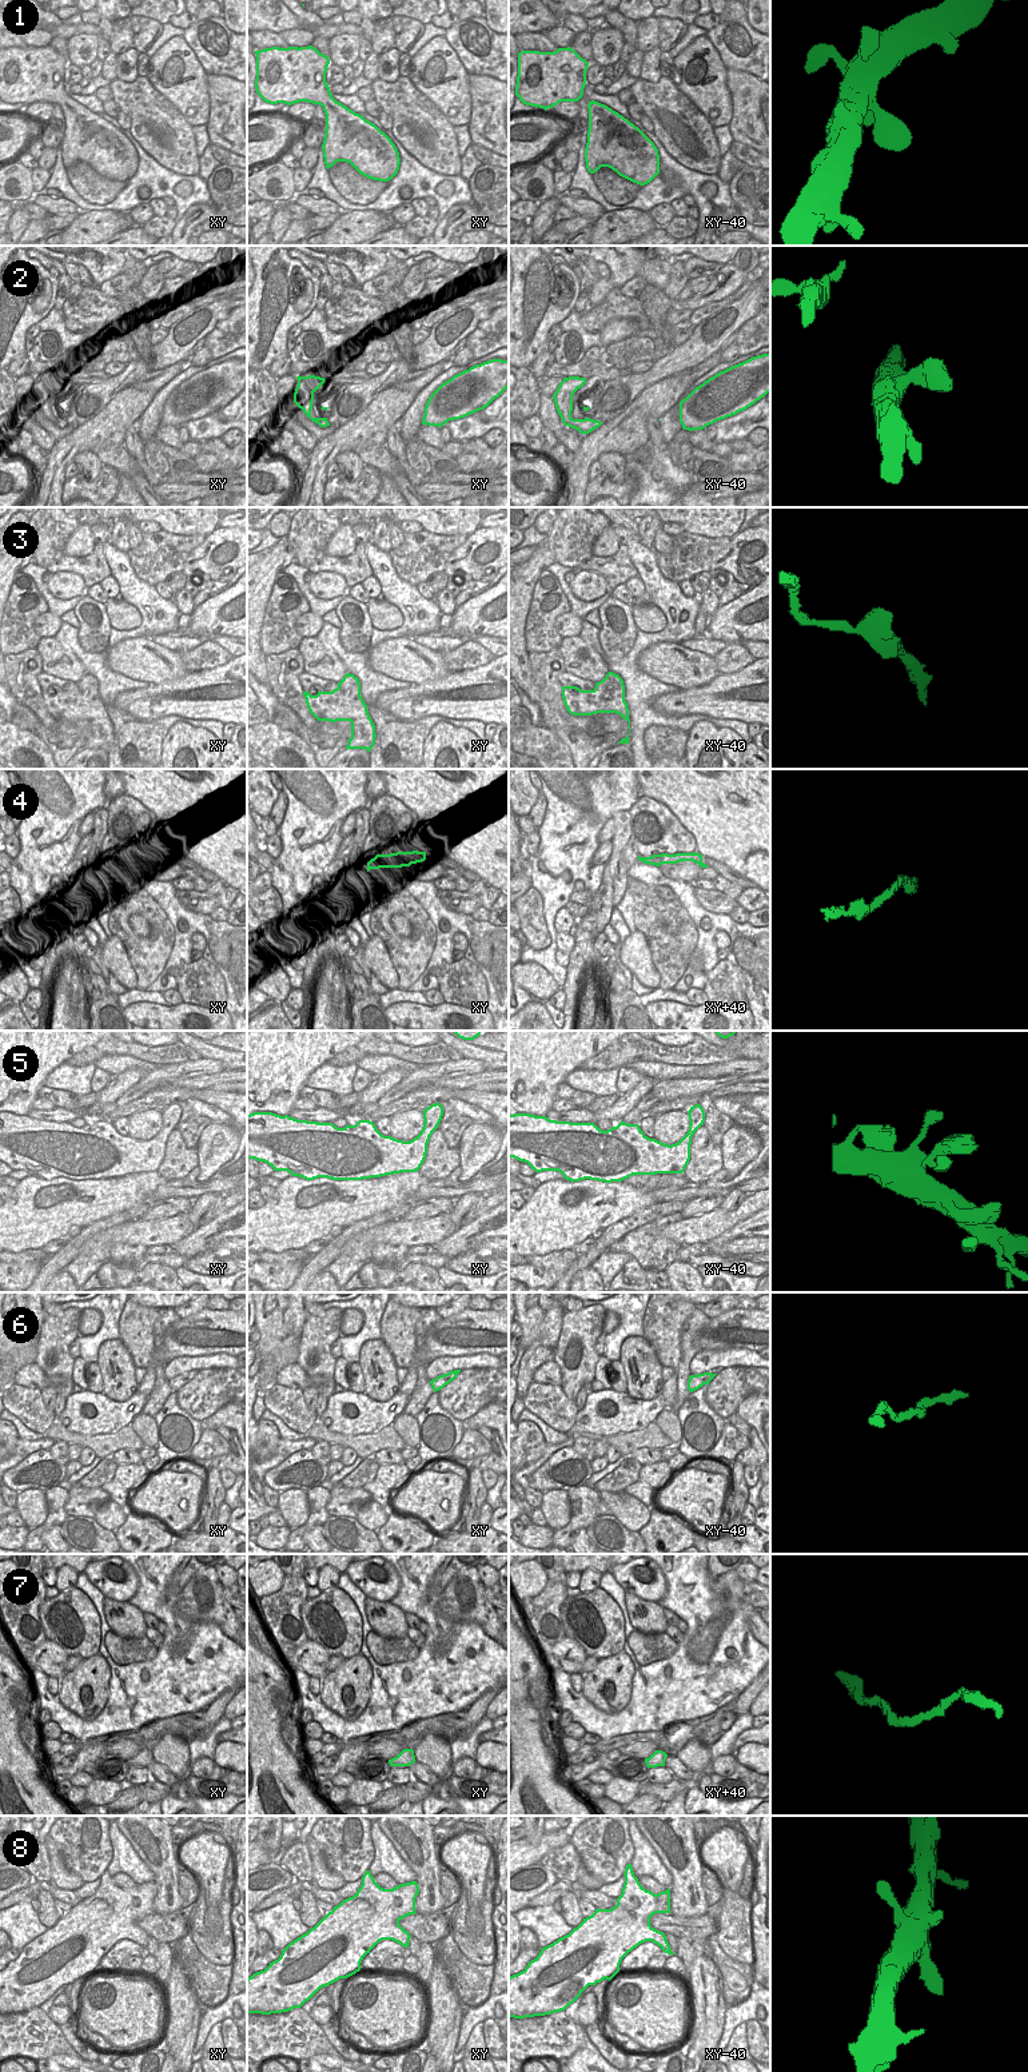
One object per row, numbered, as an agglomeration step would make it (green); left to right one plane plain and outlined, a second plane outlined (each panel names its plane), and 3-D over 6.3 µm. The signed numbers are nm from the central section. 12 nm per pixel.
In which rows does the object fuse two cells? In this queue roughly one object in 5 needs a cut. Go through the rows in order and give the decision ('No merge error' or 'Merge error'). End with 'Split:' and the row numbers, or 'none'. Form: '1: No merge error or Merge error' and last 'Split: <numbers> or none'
1: No merge error
2: No merge error
3: No merge error
4: No merge error
5: No merge error
6: No merge error
7: No merge error
8: No merge error
Split: none

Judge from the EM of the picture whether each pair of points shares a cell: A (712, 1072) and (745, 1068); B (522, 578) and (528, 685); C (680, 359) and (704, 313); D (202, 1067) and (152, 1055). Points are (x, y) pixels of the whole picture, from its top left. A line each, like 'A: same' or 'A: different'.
A: same
B: same
C: different
D: different

